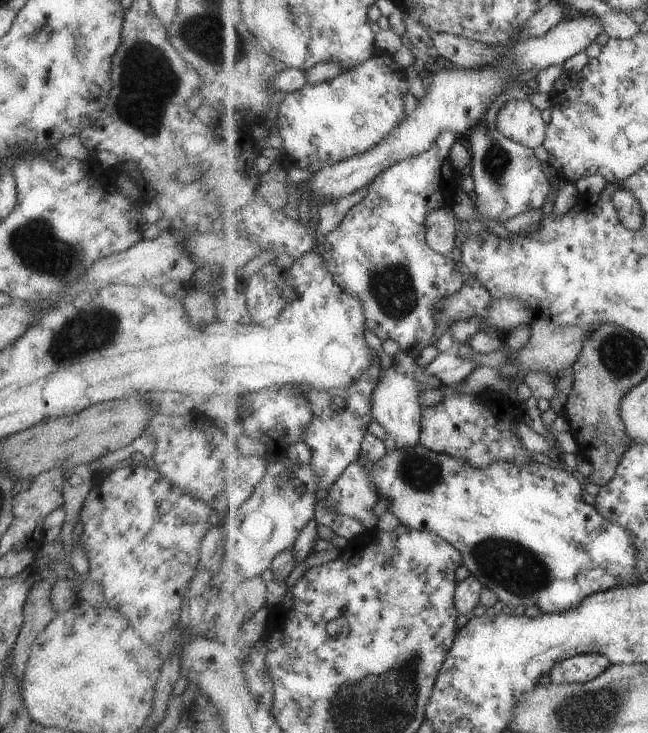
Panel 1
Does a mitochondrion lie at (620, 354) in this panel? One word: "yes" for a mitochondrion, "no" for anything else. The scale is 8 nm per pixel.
yes

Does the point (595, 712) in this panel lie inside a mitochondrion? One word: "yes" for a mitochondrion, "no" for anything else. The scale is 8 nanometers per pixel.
yes

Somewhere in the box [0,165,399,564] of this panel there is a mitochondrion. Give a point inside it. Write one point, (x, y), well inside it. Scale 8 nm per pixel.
(34, 243)

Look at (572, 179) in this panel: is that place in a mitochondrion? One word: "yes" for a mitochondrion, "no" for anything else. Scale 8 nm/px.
no

